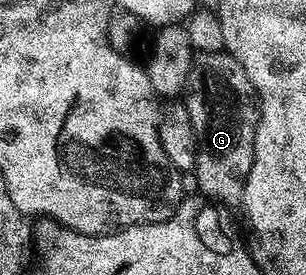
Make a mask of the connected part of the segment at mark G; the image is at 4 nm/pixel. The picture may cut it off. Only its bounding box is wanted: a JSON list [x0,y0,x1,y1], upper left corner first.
[182,51,260,205]

